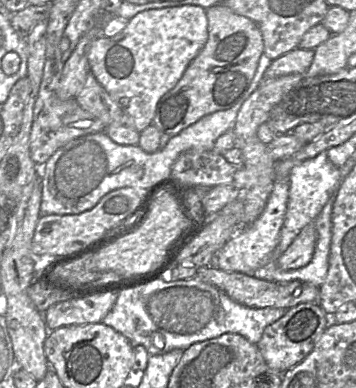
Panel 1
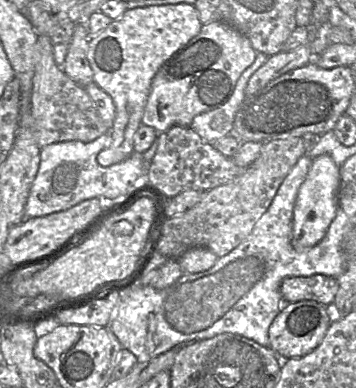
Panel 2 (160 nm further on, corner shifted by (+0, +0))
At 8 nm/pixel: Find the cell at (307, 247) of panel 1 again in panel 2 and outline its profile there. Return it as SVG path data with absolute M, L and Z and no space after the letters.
M323 154L312 160L307 176L298 190L293 210L293 233L291 244L296 251L306 250L317 245L336 217L338 190L340 186L340 166Z

